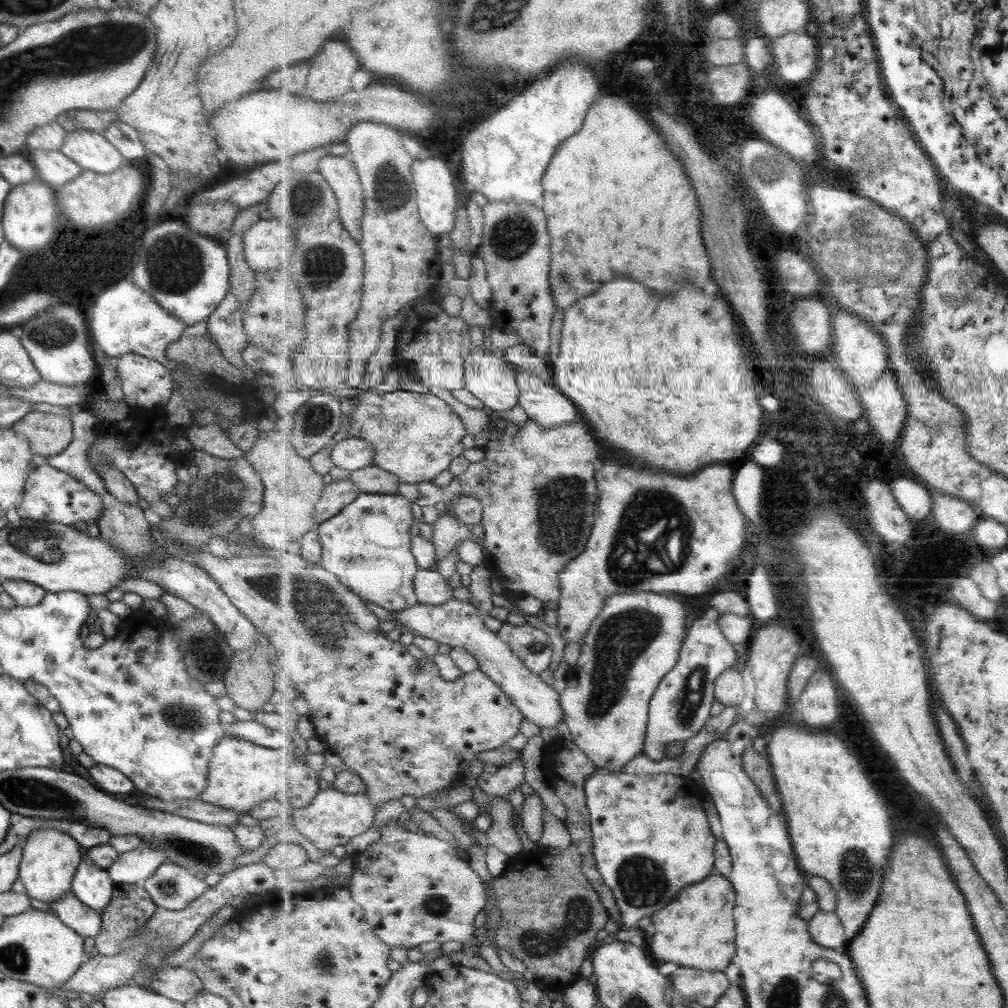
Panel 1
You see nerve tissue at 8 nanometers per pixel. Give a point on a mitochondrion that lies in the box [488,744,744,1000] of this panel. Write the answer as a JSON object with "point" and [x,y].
{"point":[578,920]}

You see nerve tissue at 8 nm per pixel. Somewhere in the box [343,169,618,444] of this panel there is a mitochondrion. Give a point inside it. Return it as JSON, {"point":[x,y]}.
{"point":[511,238]}

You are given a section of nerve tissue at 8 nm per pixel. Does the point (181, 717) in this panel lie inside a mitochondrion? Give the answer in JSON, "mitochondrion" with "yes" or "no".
{"mitochondrion":"yes"}

